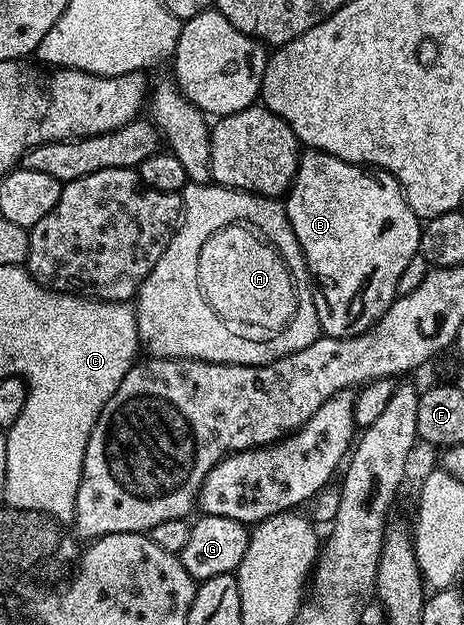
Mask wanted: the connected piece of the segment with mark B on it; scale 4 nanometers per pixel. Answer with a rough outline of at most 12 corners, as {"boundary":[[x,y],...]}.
{"boundary":[[305,148],[284,213],[315,324],[398,296],[421,218],[382,169]]}

